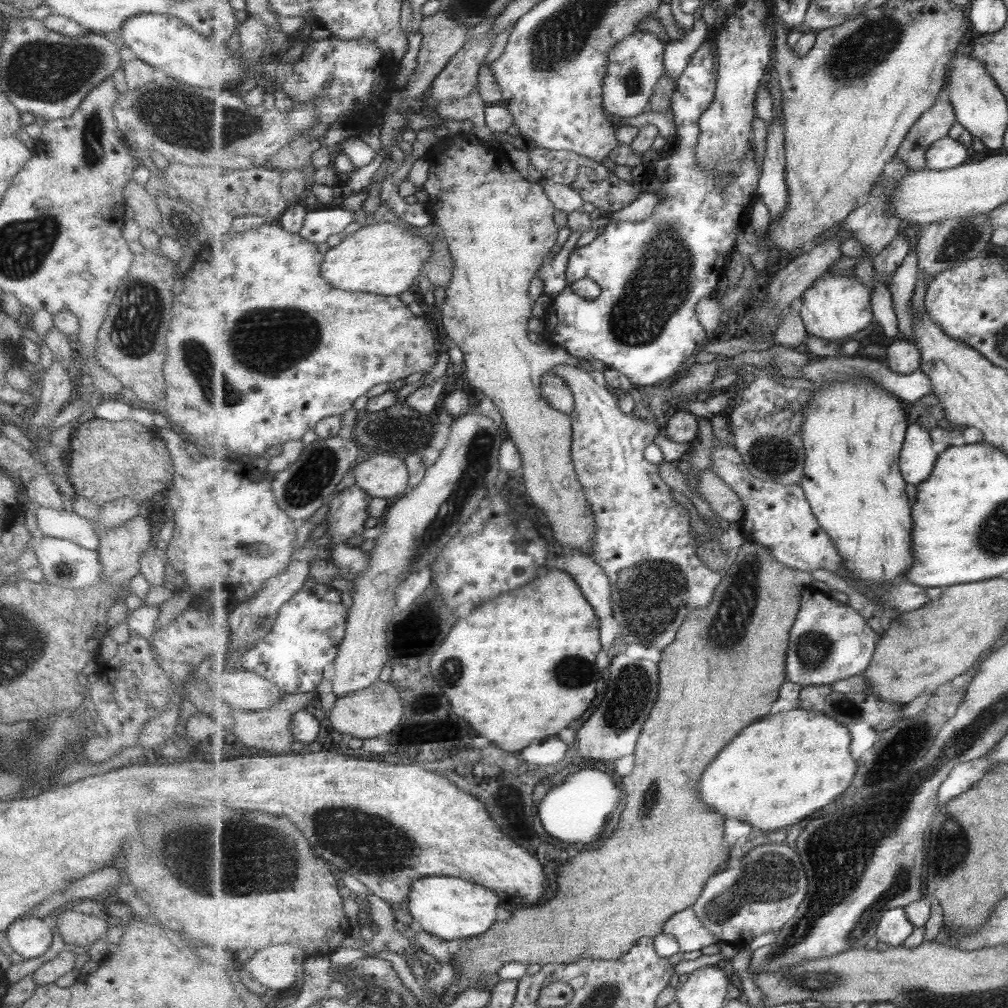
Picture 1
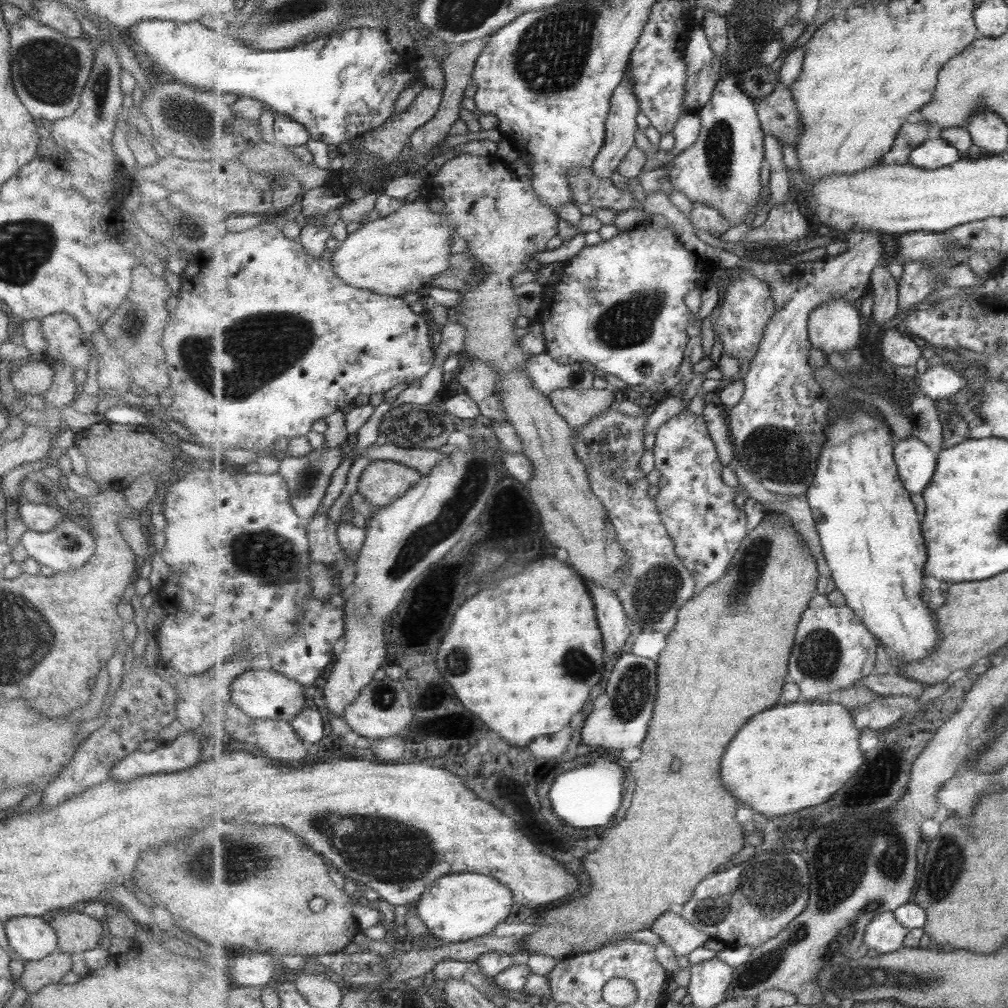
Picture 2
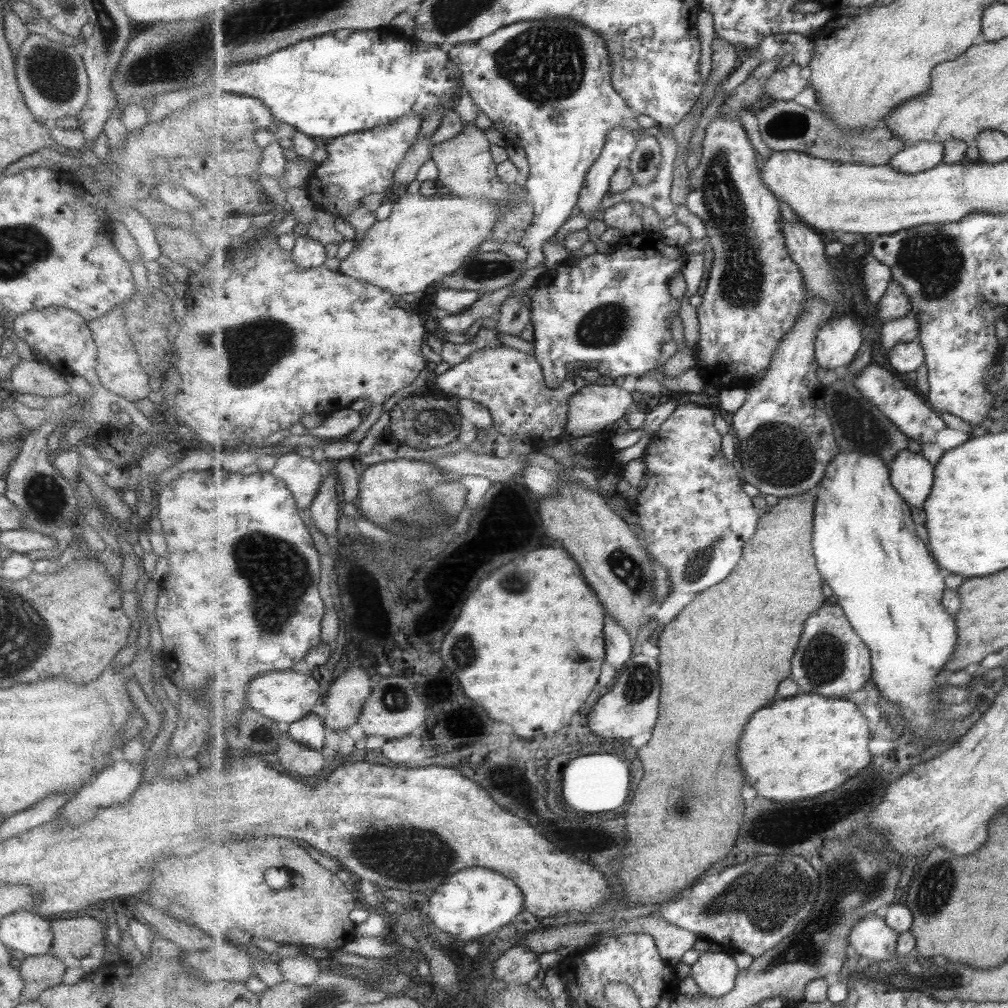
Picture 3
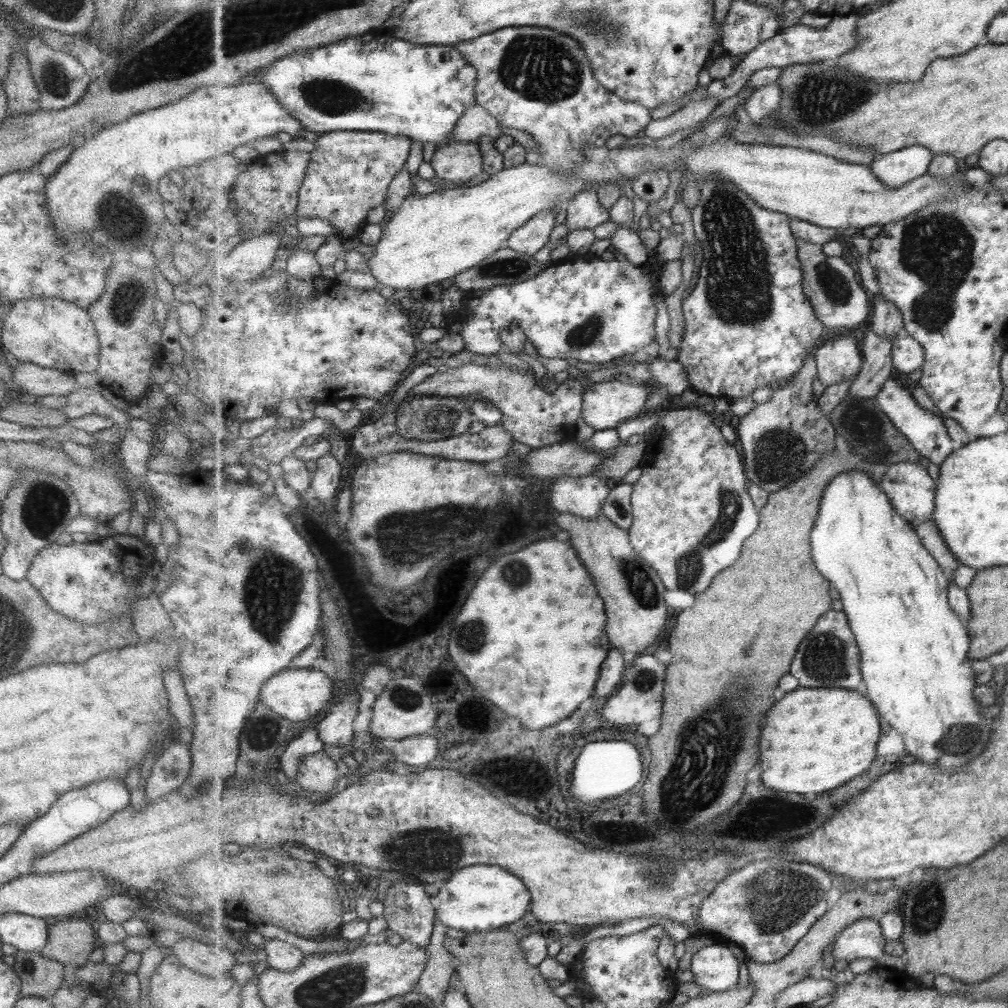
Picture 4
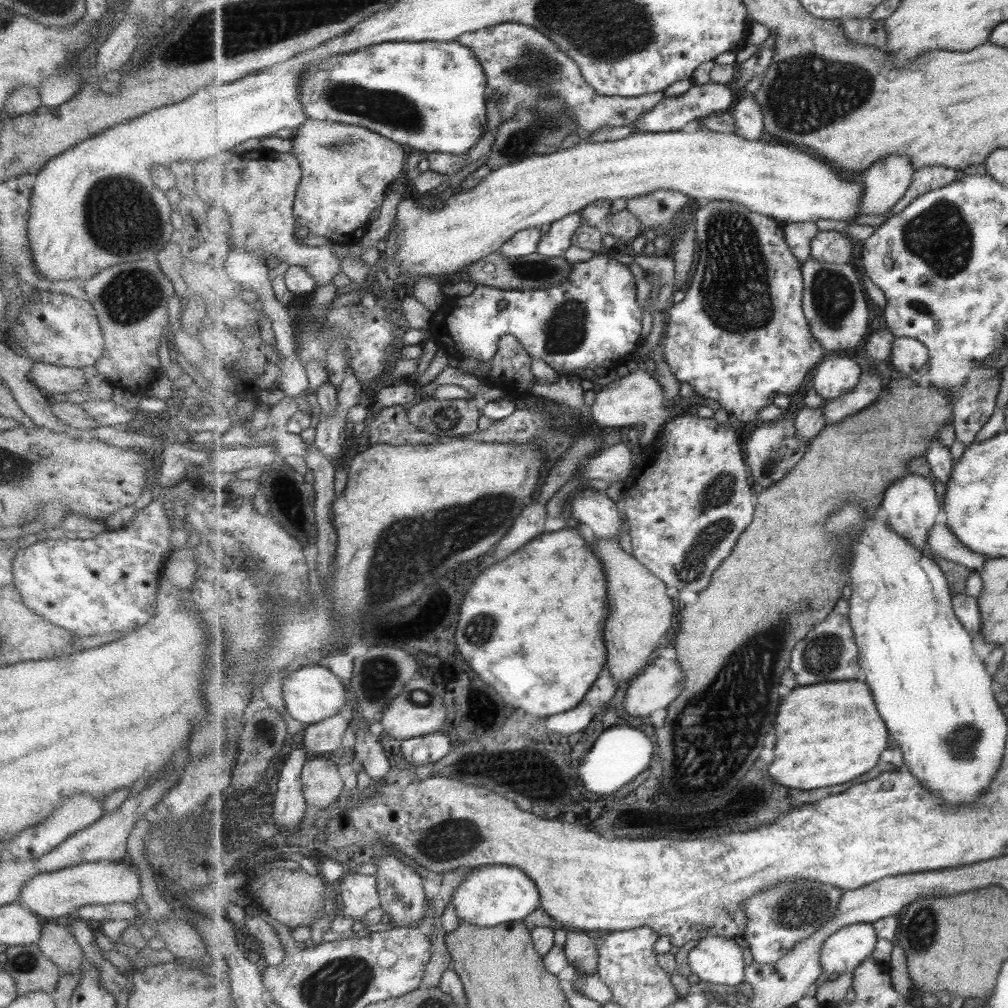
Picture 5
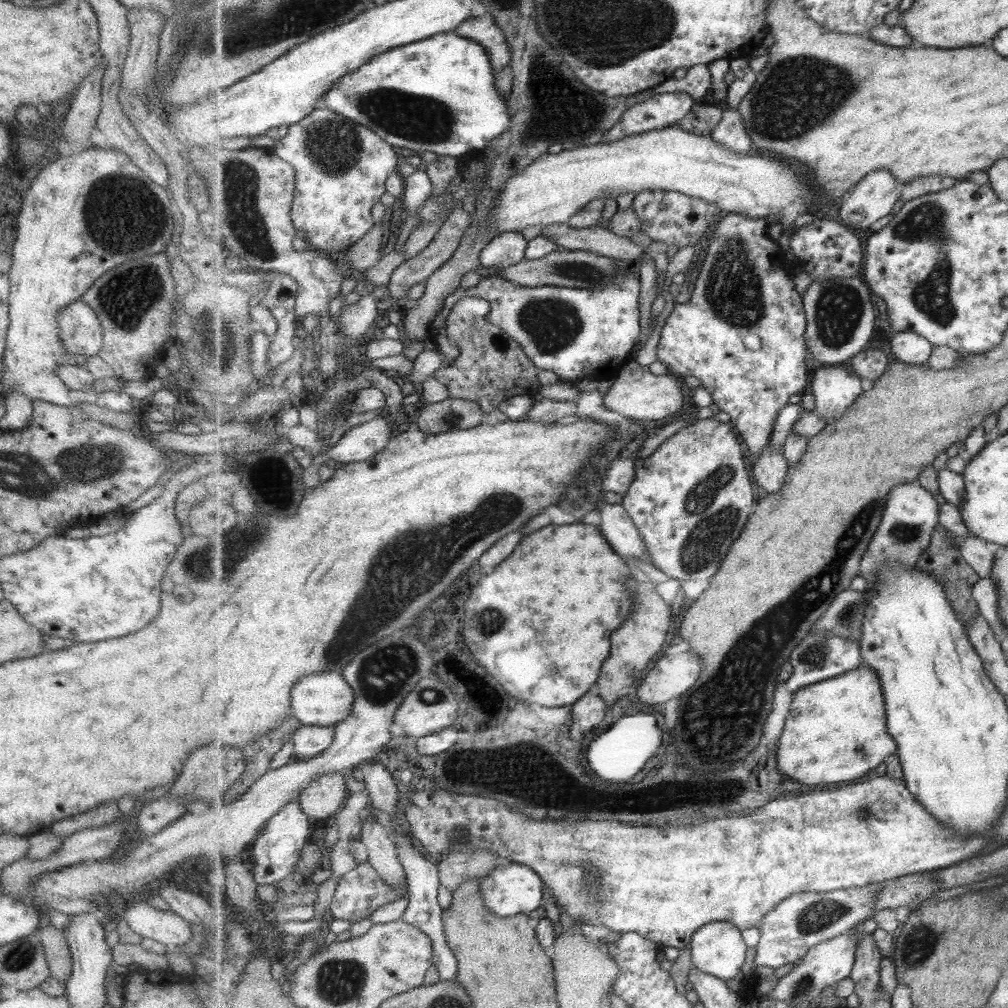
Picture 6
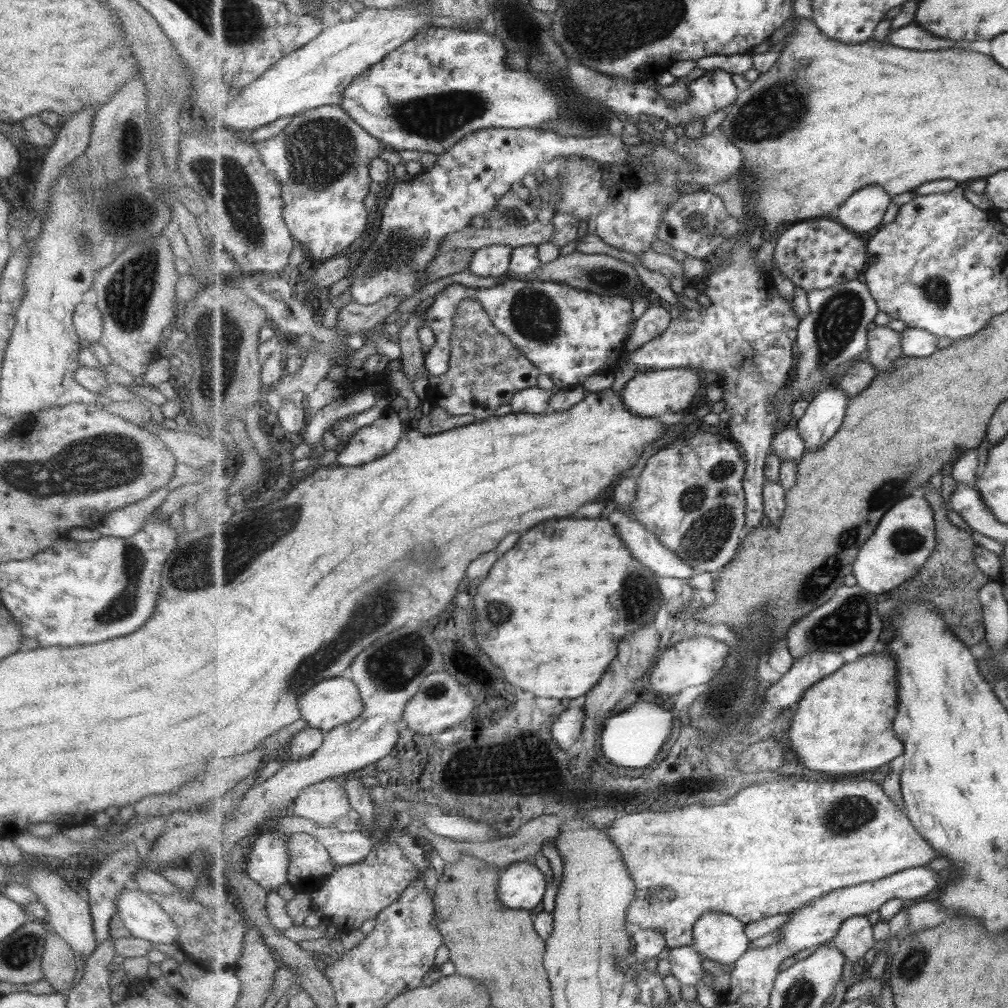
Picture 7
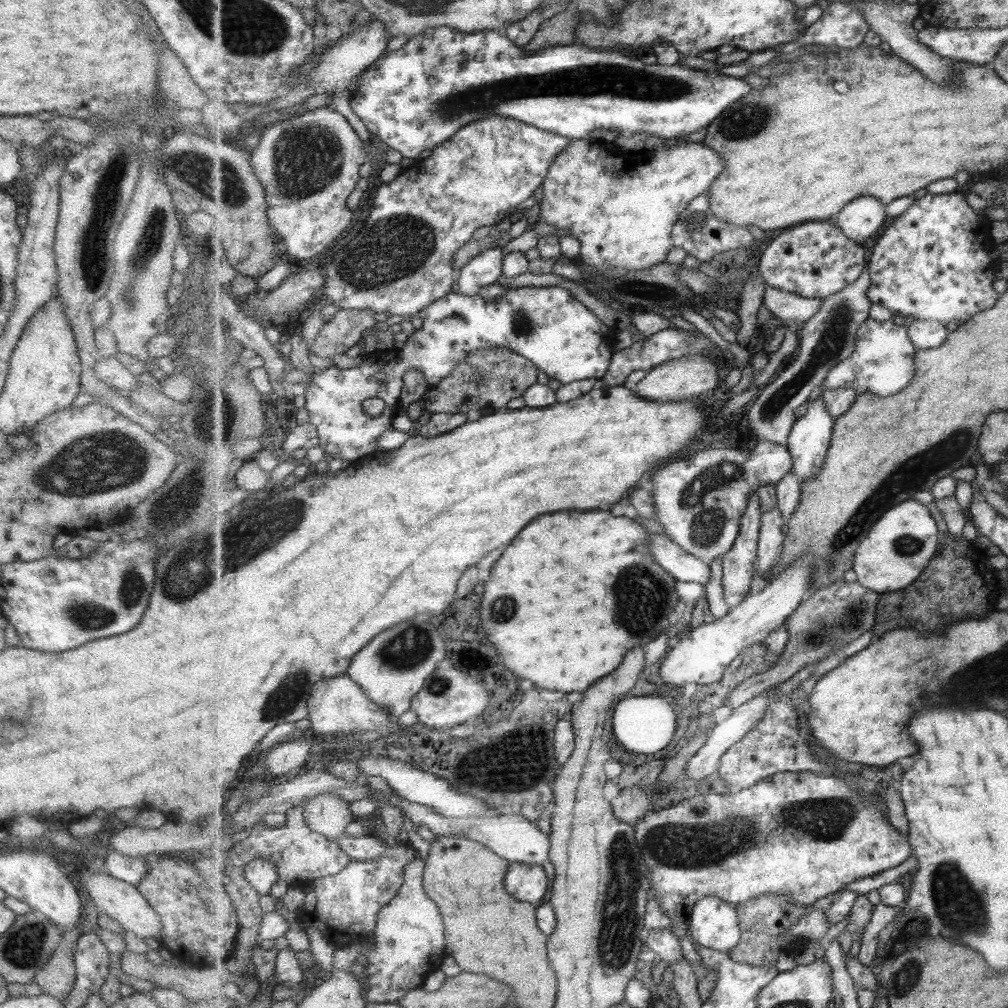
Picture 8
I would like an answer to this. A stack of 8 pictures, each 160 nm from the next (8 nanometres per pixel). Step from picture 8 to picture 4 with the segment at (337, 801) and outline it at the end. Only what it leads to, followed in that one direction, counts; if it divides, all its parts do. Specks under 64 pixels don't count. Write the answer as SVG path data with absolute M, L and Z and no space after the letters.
M324 751L306 756L297 773L297 782L303 790L324 792L328 796L335 790L339 778L337 762L331 760Z

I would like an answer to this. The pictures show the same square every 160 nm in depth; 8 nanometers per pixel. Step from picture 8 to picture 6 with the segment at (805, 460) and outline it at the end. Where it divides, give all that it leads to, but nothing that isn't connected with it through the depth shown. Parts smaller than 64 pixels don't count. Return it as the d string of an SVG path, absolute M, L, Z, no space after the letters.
M839 365L815 371L811 388L816 398L814 411L828 424L840 420L865 392L861 378Z

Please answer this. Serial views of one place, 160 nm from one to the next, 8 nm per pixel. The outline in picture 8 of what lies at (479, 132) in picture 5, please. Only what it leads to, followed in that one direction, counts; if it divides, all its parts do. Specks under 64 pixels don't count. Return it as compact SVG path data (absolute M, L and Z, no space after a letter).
M439 26L426 30L411 40L407 40L400 49L379 57L372 64L371 68L368 68L361 75L357 89L352 93L351 106L363 119L363 122L365 122L373 135L378 136L389 147L399 151L402 156L412 158L414 162L417 162L419 154L426 148L433 150L442 142L449 140L459 129L470 125L472 122L481 121L489 115L503 115L509 118L516 118L518 121L529 123L550 133L560 134L561 136L571 138L573 141L590 138L592 132L597 130L597 128L618 130L623 135L647 132L647 134L657 135L664 139L683 139L689 136L689 134L697 132L697 130L708 128L717 118L723 116L734 102L740 101L744 96L751 94L753 91L753 86L744 77L720 74L718 71L695 70L680 63L673 66L659 64L658 62L652 65L645 64L645 62L641 62L636 57L626 56L619 53L619 51L608 53L583 43L550 46L535 52L527 52L522 47L517 46L517 43L513 43L508 35L501 36L501 34L497 34L495 31L483 30L479 33L465 33L461 30L455 30L450 26Z

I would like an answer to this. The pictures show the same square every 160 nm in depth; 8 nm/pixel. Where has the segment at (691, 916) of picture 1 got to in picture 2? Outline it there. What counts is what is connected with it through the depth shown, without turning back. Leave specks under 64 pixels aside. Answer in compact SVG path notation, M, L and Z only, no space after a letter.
M675 905L657 918L650 928L678 956L689 956L695 948L703 947L710 934L695 928L682 917L684 905Z

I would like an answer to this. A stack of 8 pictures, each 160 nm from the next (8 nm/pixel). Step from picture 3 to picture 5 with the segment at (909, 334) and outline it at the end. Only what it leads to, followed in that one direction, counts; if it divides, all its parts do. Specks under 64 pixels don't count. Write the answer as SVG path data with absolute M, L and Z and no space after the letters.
M869 366L862 374L855 390L844 394L841 398L826 401L822 411L829 425L841 422L844 418L866 409L879 398L880 392L886 386L881 384L881 378L874 367Z

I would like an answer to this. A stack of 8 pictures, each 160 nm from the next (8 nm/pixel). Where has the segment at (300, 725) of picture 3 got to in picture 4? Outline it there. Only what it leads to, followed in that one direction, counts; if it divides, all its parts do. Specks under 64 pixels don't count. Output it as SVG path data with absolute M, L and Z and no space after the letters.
M318 726L303 730L282 750L280 768L289 777L289 780L297 781L297 773L305 757L323 751L323 748L325 744L319 739Z

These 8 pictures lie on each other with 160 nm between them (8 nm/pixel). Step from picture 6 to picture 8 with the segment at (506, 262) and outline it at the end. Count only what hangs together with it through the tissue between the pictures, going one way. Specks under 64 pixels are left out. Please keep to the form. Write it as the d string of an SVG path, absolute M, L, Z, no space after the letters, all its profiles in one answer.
M501 247L487 250L473 258L461 269L458 286L463 295L478 296L481 290L495 284L504 276L503 250Z

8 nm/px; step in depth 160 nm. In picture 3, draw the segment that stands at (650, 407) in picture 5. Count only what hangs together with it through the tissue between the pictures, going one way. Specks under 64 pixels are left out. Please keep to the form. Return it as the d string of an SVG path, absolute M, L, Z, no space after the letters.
M593 382L576 392L570 399L568 431L563 436L567 440L607 432L634 407L636 395L617 385L596 385Z

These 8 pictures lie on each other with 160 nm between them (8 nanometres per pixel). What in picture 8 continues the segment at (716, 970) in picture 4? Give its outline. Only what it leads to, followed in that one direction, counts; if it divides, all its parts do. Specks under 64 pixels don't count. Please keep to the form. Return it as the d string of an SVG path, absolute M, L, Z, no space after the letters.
M715 895L697 901L690 918L693 938L704 947L728 954L738 945L742 935L736 907Z

